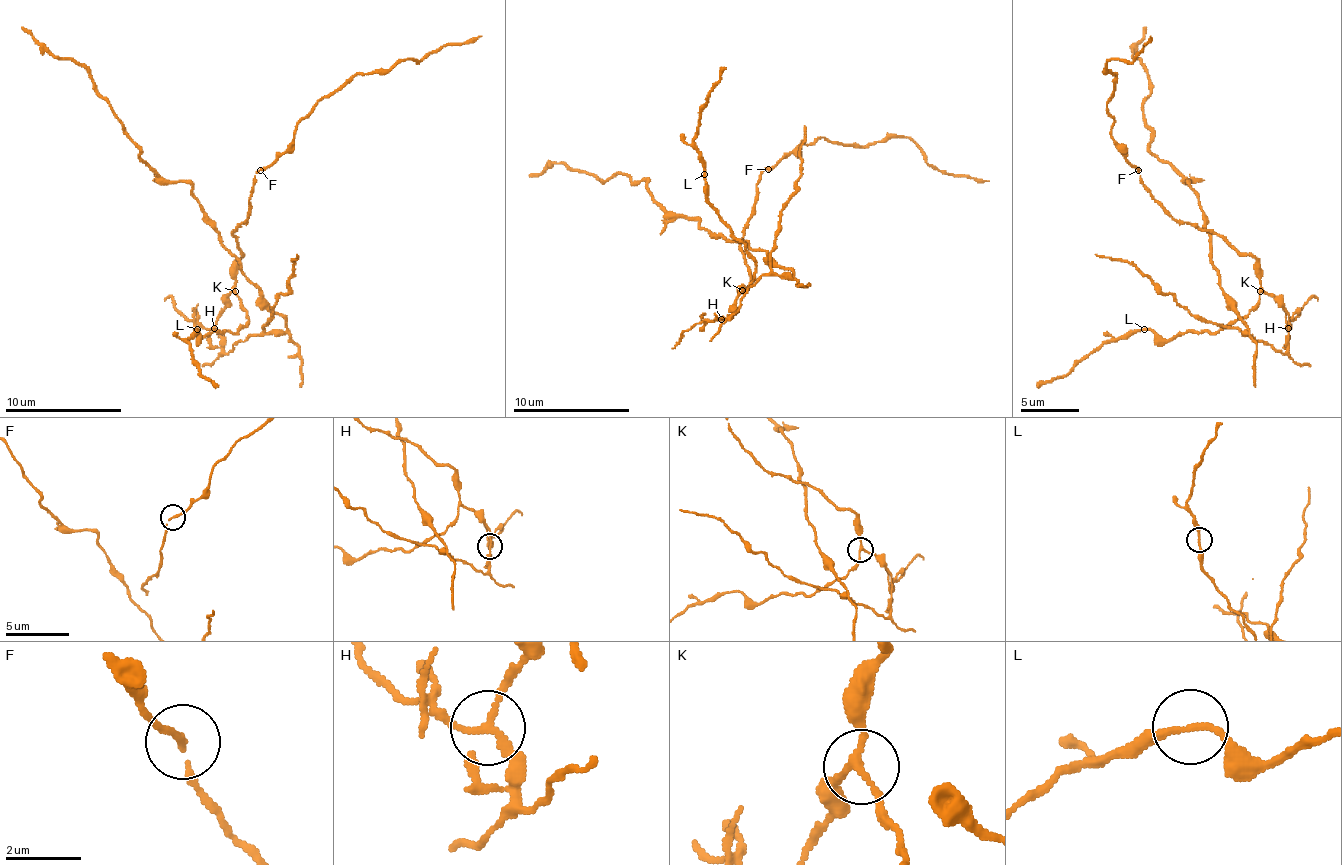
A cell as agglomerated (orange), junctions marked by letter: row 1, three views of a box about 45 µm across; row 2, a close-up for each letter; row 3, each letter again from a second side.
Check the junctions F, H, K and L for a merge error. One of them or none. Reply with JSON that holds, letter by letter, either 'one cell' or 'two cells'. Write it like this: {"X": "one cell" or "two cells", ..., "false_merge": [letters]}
{"F": "one cell", "H": "two cells", "K": "one cell", "L": "one cell", "false_merge": ["H"]}

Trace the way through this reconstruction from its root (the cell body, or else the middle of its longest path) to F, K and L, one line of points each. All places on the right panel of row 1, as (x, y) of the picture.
F: (1289, 332), (1289, 314), (1260, 285), (1260, 265), (1219, 236), (1178, 221), (1138, 169)
K: (1289, 332), (1289, 314), (1269, 294), (1260, 291)
L: (1289, 332), (1289, 314), (1263, 291), (1242, 317), (1216, 332), (1178, 332), (1170, 341), (1161, 341), (1144, 329)

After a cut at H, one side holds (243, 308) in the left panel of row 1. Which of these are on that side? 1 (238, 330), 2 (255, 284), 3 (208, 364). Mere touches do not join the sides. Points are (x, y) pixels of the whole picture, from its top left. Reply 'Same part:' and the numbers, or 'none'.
Same part: 1

